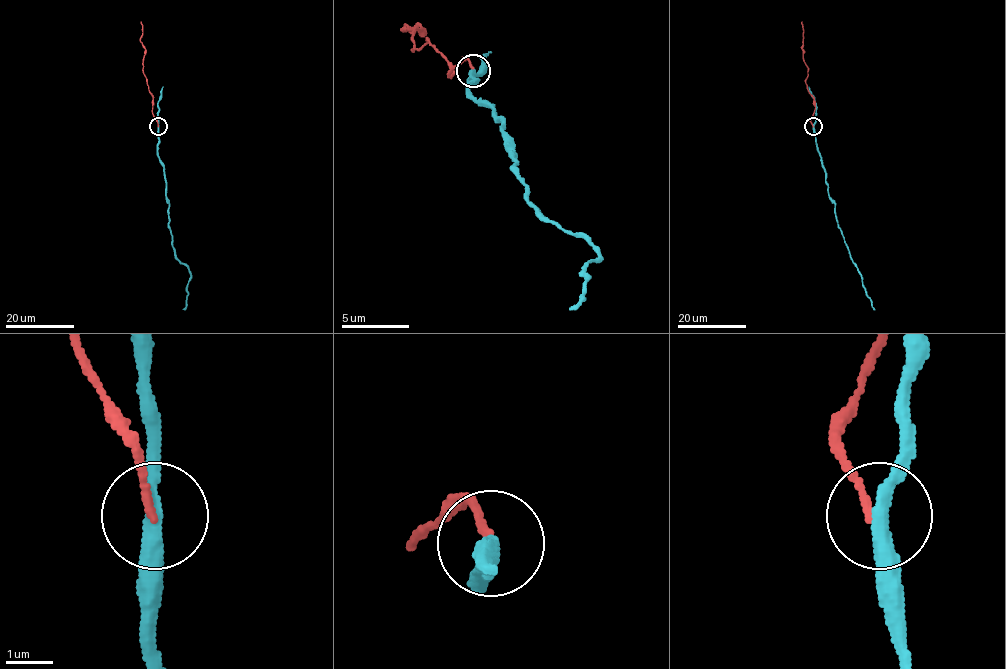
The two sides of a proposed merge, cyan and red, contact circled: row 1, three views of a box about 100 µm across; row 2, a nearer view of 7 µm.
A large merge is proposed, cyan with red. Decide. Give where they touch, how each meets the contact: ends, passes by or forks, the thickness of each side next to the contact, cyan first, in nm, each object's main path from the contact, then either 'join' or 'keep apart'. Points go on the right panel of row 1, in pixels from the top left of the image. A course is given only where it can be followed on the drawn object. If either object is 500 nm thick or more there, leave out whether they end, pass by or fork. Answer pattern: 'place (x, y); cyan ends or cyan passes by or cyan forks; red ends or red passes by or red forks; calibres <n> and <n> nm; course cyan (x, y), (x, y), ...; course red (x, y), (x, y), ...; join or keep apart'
place (813, 126); cyan passes by; red ends; calibres 320 and 150 nm; course cyan (813, 126), (838, 227), (874, 309); course red (813, 126), (810, 118), (815, 100), (805, 83), (808, 66), (803, 54), (801, 22); keep apart

